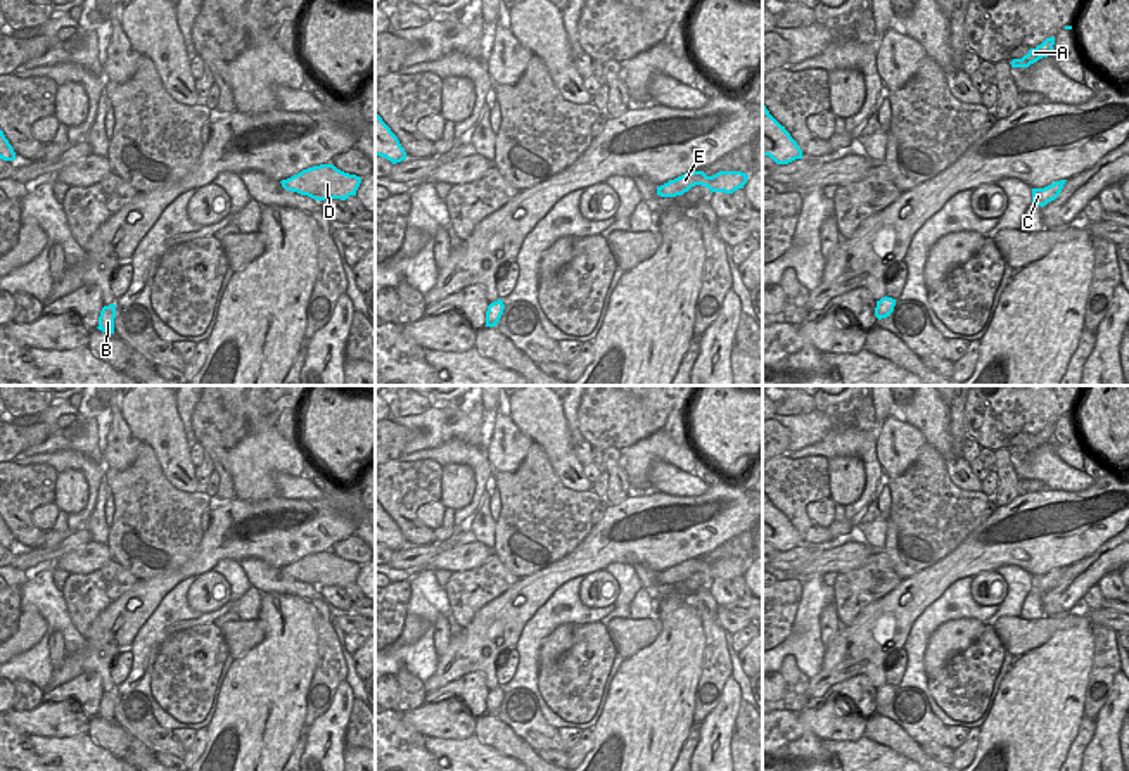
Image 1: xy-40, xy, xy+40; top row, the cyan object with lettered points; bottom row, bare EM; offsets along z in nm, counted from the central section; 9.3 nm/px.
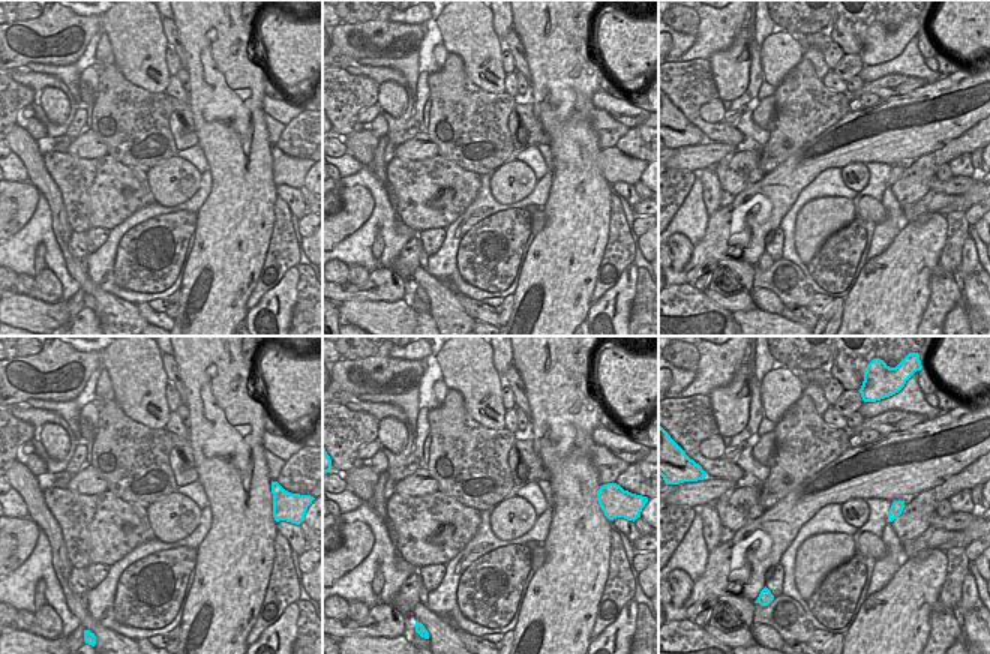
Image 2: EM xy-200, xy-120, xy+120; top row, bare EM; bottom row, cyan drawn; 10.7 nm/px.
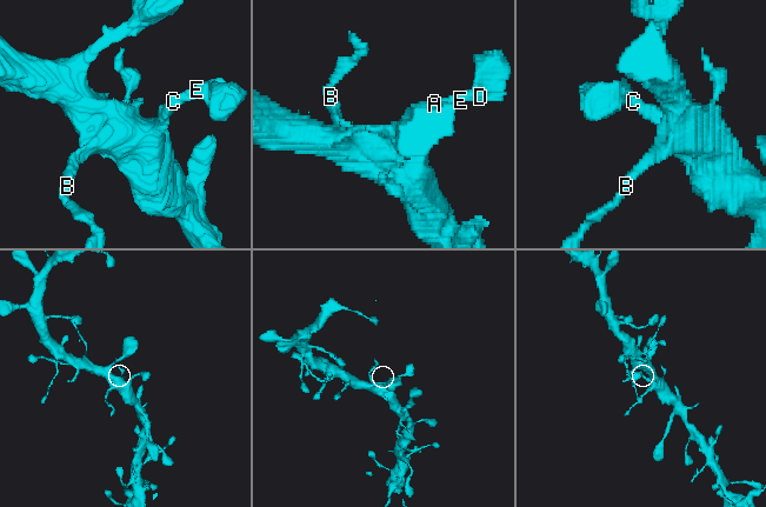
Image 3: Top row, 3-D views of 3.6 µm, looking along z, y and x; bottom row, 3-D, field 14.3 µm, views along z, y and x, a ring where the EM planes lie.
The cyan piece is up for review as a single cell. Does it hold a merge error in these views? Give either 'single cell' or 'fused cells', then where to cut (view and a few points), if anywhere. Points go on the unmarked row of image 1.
single cell | no cut

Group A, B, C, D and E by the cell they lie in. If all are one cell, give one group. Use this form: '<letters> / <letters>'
A B C D E

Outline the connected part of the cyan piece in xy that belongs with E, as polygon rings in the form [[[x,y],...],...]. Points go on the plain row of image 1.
[[[704,558],[685,560],[667,570],[657,574],[657,583],[660,584],[676,584],[683,583],[695,572],[707,574],[712,579],[733,581],[738,576],[743,576],[749,562],[742,558],[719,558],[712,564],[707,564]]]

